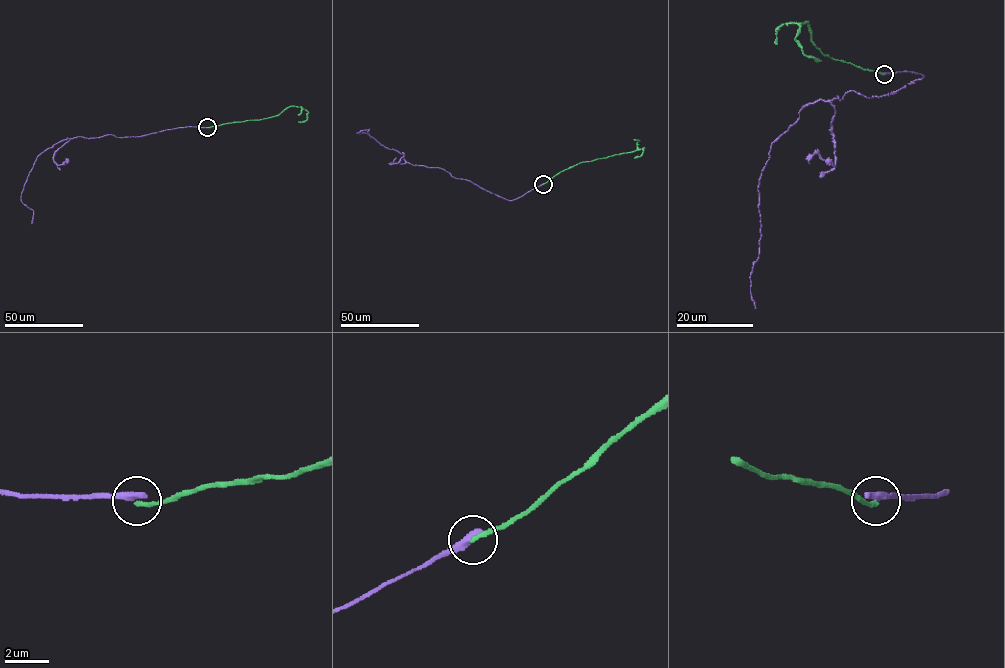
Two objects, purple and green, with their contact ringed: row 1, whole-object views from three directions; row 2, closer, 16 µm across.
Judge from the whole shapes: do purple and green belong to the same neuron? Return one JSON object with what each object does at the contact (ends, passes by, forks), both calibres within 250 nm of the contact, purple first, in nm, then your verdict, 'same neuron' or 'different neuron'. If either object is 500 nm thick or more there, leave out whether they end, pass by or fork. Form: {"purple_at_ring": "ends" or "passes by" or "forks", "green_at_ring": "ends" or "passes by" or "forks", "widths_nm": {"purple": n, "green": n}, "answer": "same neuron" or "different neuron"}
{"purple_at_ring": "ends", "green_at_ring": "ends", "widths_nm": {"purple": 400, "green": 180}, "answer": "different neuron"}

